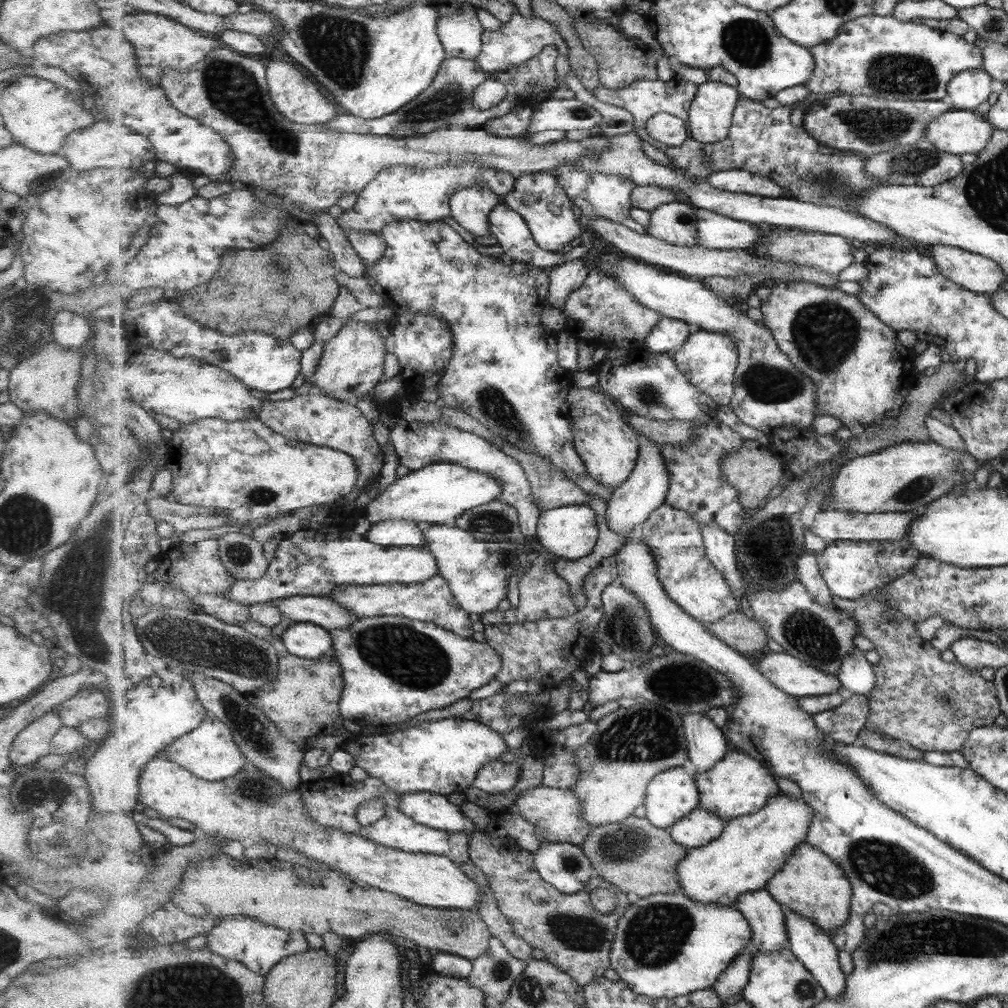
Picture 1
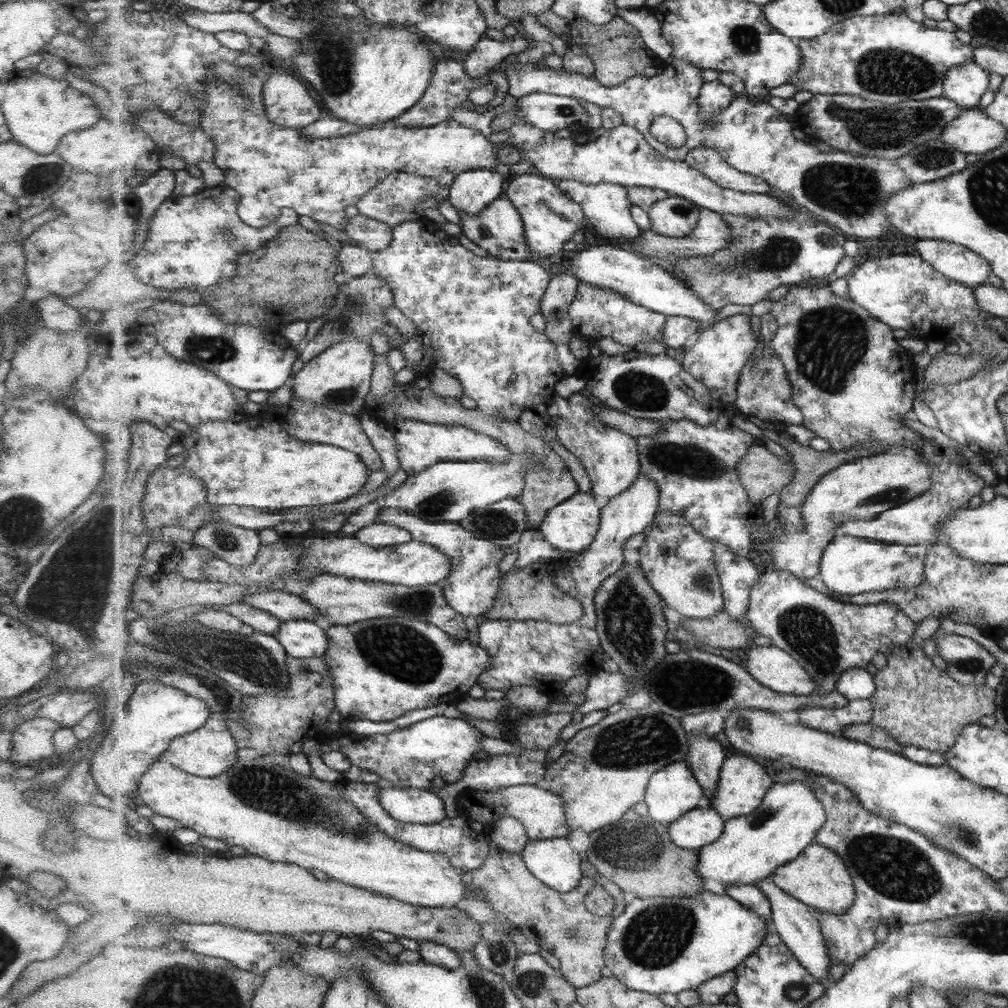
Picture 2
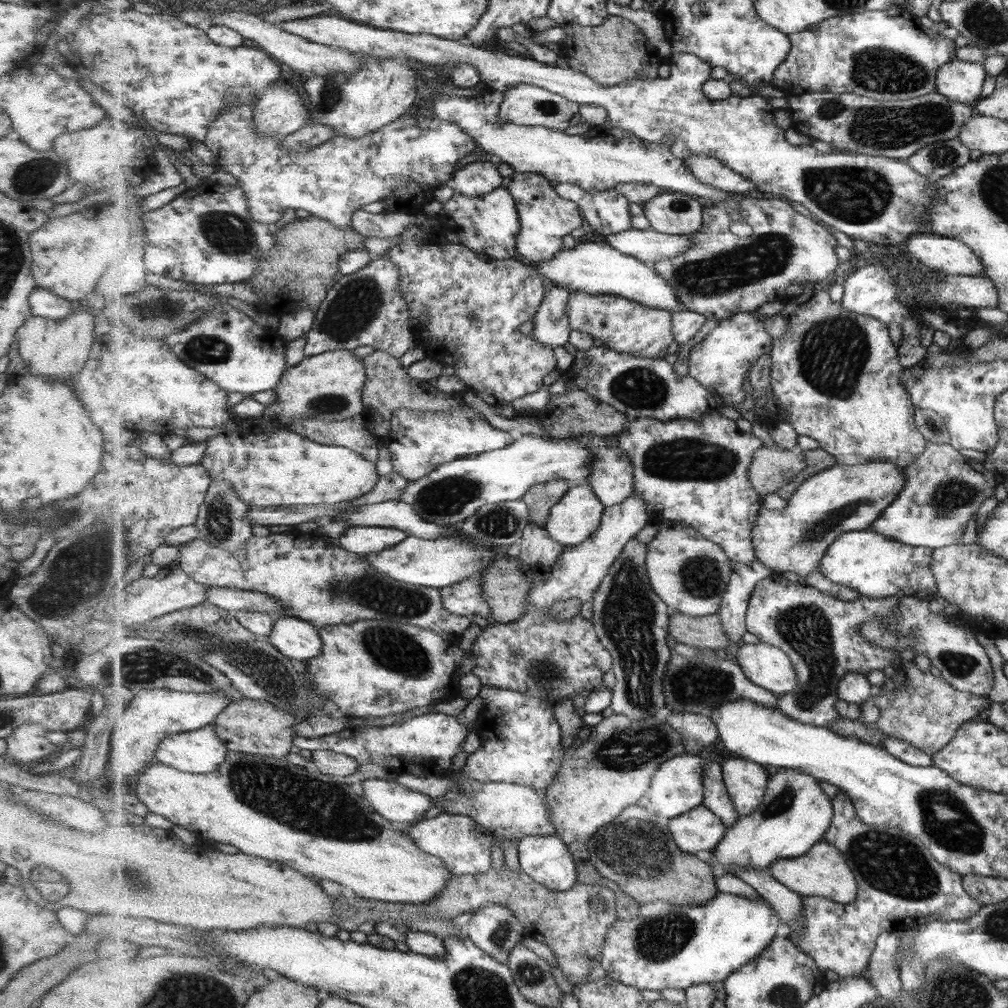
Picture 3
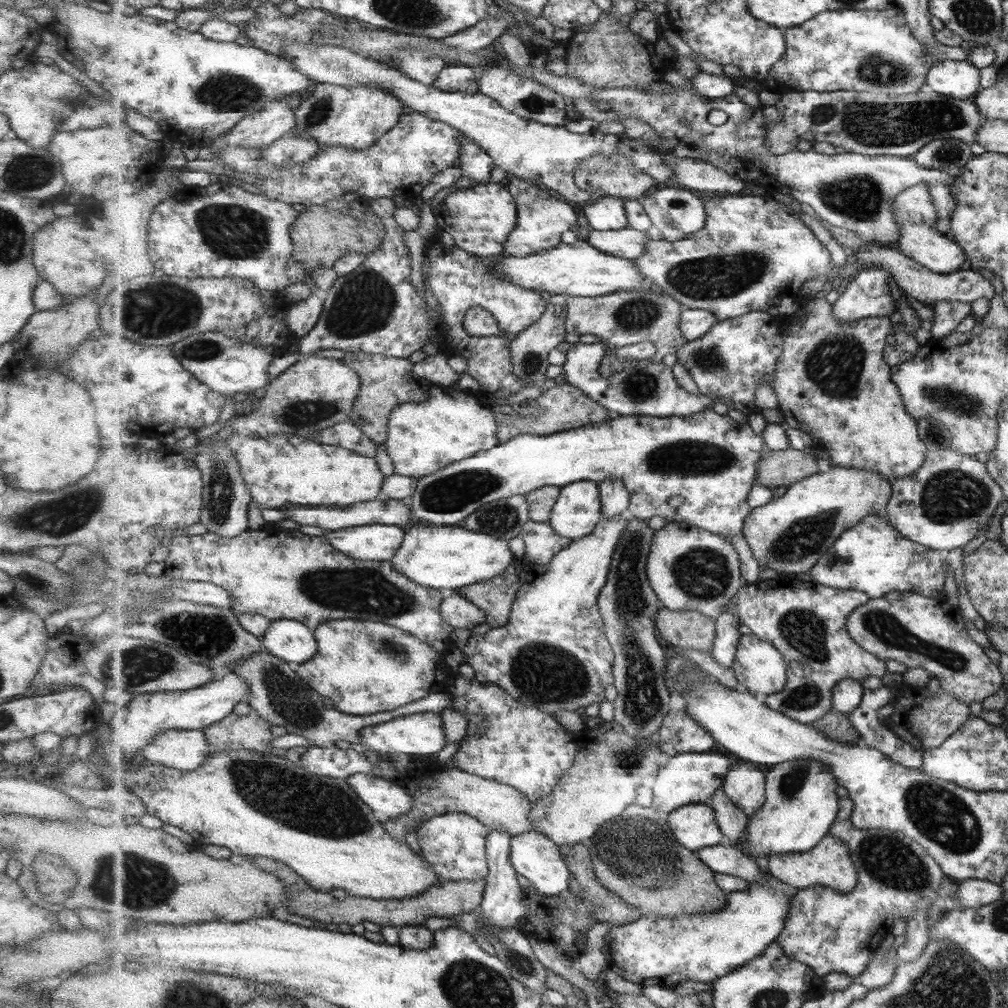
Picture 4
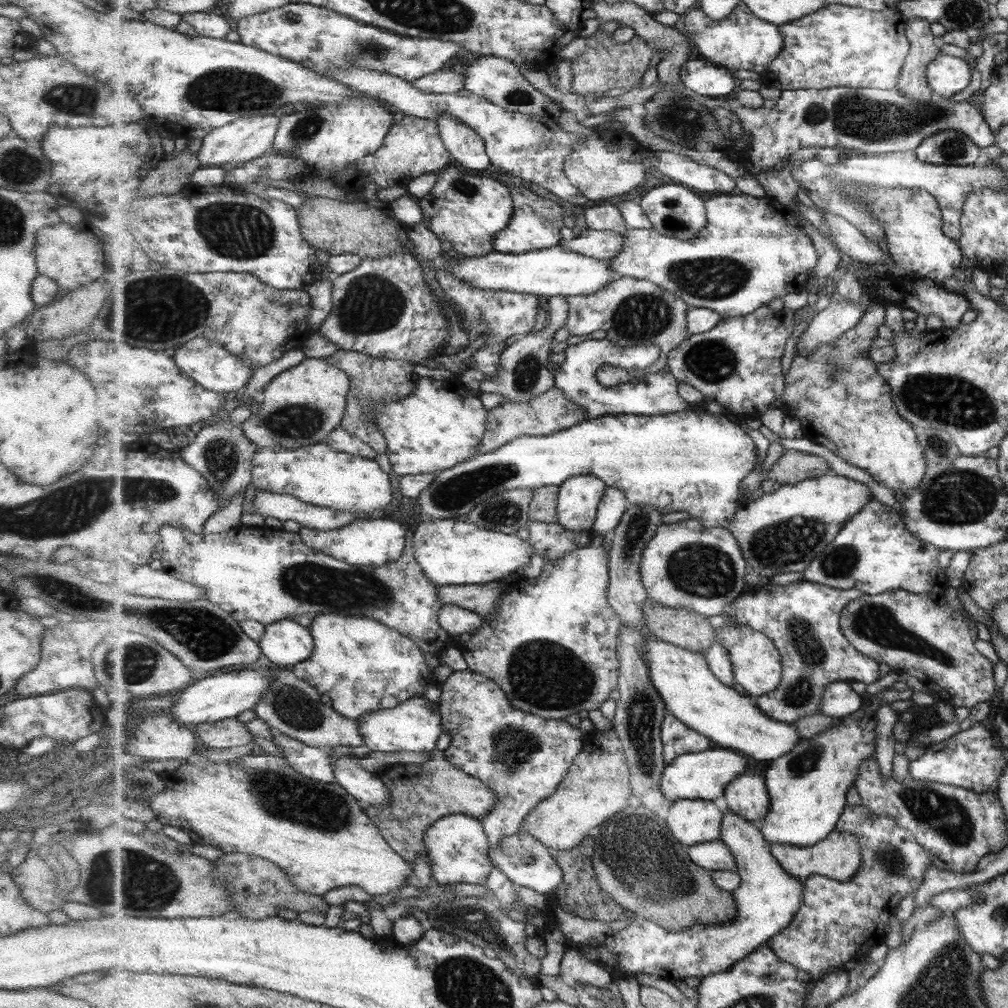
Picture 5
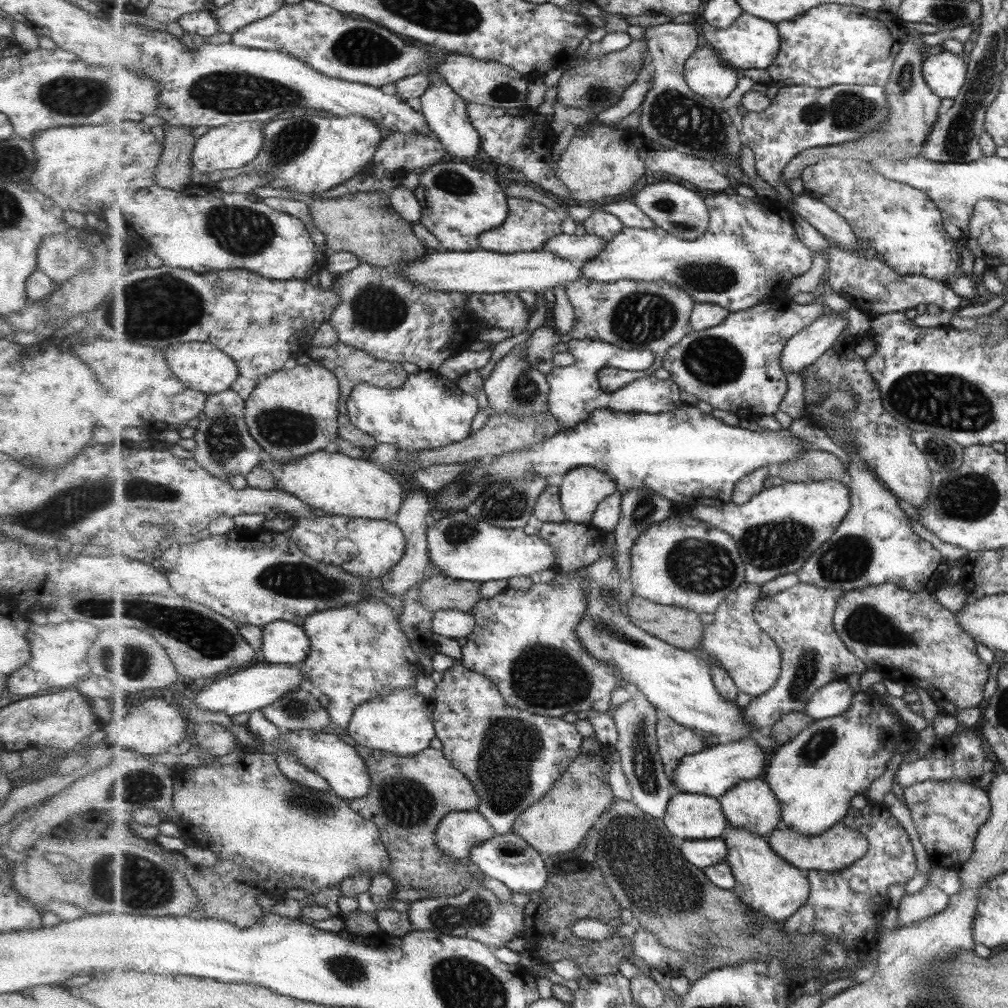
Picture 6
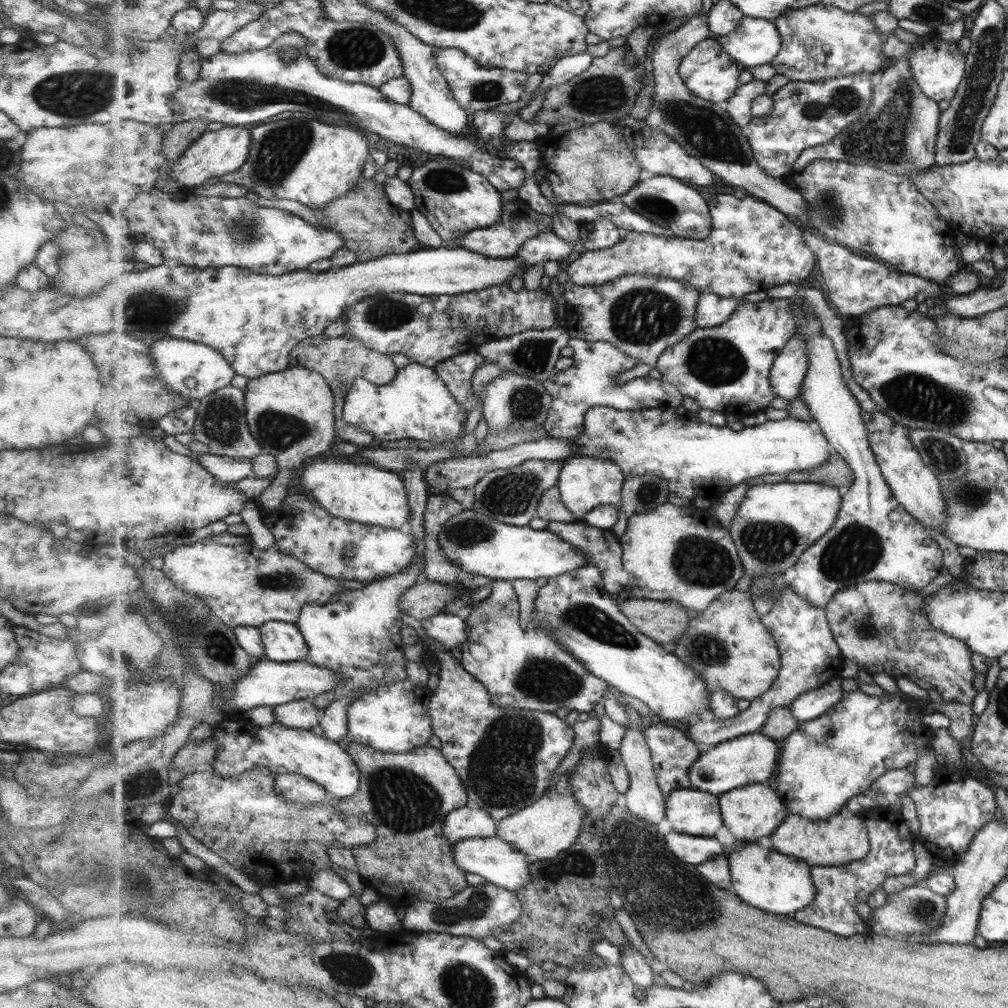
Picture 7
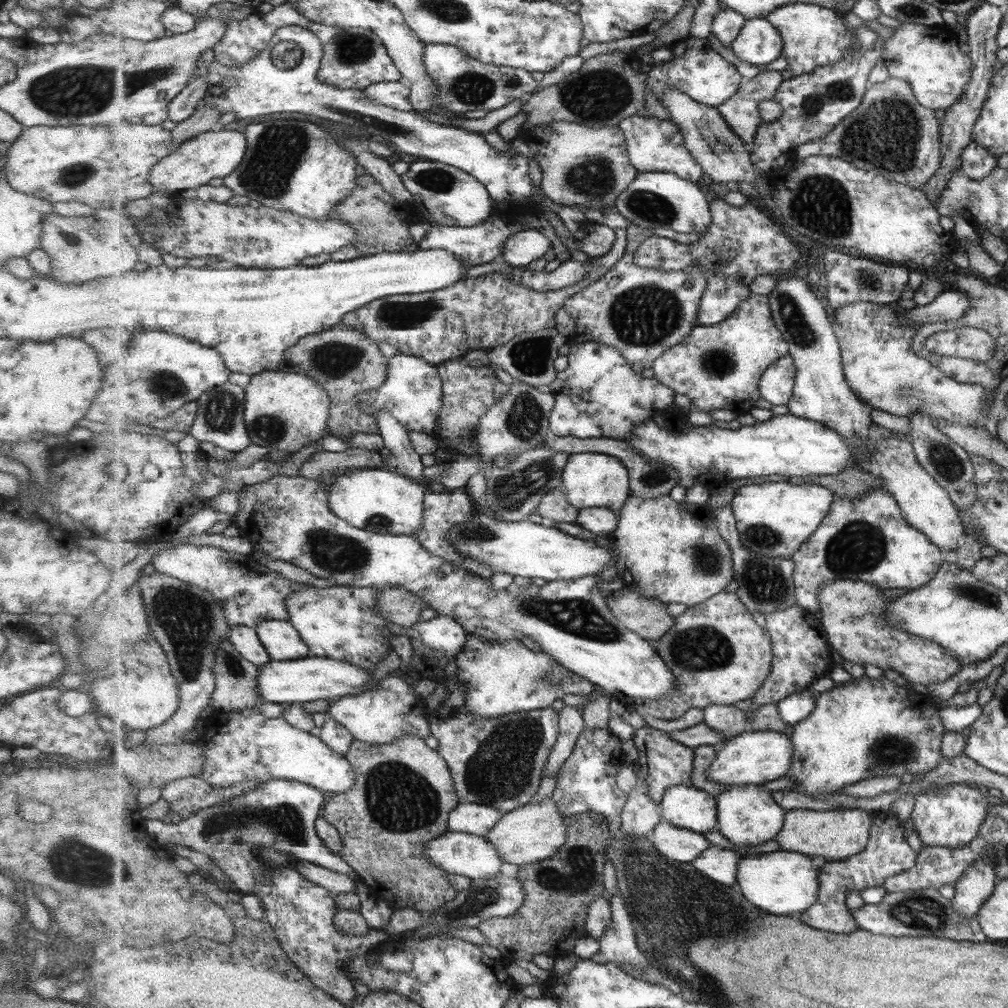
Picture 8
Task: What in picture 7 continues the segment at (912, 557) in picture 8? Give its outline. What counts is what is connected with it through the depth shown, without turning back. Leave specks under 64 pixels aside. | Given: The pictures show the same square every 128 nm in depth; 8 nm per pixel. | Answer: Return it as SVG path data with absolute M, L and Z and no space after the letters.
M804 295L791 296L791 311L800 318L798 324L798 334L795 338L808 338L810 366L807 370L801 400L809 408L812 419L817 421L823 428L827 440L834 448L833 452L838 453L846 459L851 470L855 472L855 481L851 487L845 489L842 494L842 506L839 510L839 518L835 526L824 534L813 546L803 552L795 566L789 571L788 575L793 577L790 586L795 589L802 598L809 599L815 607L827 607L838 593L838 590L858 585L861 582L881 581L895 583L903 588L917 591L925 586L929 586L939 572L945 572L943 566L943 550L931 536L925 525L917 518L913 517L909 511L895 498L894 491L886 481L882 468L879 467L874 450L870 444L870 432L867 424L861 416L861 406L857 398L851 394L847 388L843 374L841 374L841 364L835 352L835 346L831 338L827 338L821 330L819 320L816 318L815 310L807 306L807 298Z

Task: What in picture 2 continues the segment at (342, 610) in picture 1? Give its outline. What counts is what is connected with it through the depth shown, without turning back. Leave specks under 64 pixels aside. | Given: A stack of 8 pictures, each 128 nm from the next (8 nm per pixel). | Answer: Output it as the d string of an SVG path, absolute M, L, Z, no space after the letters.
M265 590L252 594L244 599L241 604L249 604L257 609L269 612L282 621L307 620L320 621L321 611L312 606L301 596L288 593L287 591Z

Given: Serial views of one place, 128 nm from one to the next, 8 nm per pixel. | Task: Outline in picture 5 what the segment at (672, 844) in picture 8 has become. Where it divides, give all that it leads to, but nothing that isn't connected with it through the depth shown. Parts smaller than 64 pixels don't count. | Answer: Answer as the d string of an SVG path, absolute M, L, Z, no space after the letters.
M721 840L707 842L689 848L691 860L703 869L713 871L729 870L738 872L738 863L730 846Z

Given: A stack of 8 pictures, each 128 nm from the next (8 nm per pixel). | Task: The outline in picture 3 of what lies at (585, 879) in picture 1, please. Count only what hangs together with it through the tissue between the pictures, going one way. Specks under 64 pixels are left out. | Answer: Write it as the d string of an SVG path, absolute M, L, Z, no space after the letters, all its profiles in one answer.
M559 836L524 837L518 849L520 867L539 884L565 892L579 883L574 854Z

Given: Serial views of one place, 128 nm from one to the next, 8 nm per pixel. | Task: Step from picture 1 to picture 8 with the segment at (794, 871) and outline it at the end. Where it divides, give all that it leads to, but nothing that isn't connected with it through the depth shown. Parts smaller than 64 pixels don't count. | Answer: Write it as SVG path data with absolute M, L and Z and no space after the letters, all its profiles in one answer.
M860 809L789 810L782 833L775 841L785 851L809 854L818 861L845 861L861 854L869 845L873 815Z

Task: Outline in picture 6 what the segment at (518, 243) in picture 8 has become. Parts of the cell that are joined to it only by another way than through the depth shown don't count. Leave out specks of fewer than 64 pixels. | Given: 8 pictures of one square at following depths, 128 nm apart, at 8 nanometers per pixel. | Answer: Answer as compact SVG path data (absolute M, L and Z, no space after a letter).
M565 233L551 238L543 251L553 252L566 260L585 263L591 258L597 258L597 254L607 248L607 241L601 237L586 233L583 236L568 235Z

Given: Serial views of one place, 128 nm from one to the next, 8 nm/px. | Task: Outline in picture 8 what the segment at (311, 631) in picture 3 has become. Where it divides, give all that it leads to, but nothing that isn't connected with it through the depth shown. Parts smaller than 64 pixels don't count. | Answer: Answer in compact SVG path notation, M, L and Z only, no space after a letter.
M290 620L262 622L256 631L272 660L290 661L310 656L310 647Z

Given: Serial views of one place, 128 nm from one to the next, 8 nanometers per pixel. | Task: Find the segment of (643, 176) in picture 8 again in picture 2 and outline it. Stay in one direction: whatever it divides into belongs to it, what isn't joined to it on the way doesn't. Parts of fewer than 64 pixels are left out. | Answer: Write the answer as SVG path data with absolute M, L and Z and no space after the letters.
M678 195L655 202L648 210L653 232L671 238L688 237L699 224L702 207Z

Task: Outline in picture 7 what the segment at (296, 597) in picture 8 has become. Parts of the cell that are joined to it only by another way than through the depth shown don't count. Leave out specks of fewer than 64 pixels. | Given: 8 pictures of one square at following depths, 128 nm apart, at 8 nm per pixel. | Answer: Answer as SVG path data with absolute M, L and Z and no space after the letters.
M412 464L402 475L410 492L411 510L414 511L406 531L413 536L419 550L415 564L409 569L403 569L403 573L373 581L371 584L363 585L361 589L346 589L345 592L335 596L331 603L325 605L308 603L301 610L299 620L295 622L310 646L309 660L317 666L337 670L337 674L345 678L341 685L335 687L333 702L322 711L319 727L323 736L335 742L348 736L347 714L351 702L360 699L365 693L375 692L379 686L408 679L408 660L405 658L407 645L401 638L401 630L405 624L399 606L407 588L419 583L419 574L425 572L424 552L427 533L423 520L427 512L427 500L434 490L426 480L426 470L419 469L419 466Z

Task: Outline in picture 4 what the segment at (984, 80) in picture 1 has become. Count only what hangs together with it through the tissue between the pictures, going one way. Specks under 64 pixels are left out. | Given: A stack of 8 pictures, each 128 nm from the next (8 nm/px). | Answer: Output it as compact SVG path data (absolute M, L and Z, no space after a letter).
M939 61L927 74L926 84L930 91L965 100L982 90L982 69L971 61Z

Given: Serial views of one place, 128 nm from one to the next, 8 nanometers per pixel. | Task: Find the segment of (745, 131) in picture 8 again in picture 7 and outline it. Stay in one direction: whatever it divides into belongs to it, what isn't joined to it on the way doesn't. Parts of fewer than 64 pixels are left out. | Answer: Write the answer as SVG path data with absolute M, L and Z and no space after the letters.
M754 79L738 88L738 92L724 105L733 121L741 128L748 126L754 119L752 108L753 100L759 95L765 94L767 81Z

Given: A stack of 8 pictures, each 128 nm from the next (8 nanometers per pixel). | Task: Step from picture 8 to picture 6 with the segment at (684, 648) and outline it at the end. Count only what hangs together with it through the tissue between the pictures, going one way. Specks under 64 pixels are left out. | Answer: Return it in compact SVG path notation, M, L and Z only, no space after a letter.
M743 583L714 613L714 620L705 624L703 642L699 648L709 664L719 661L729 671L741 692L754 697L773 689L782 676L782 650L755 618L755 606L761 598L761 585Z

